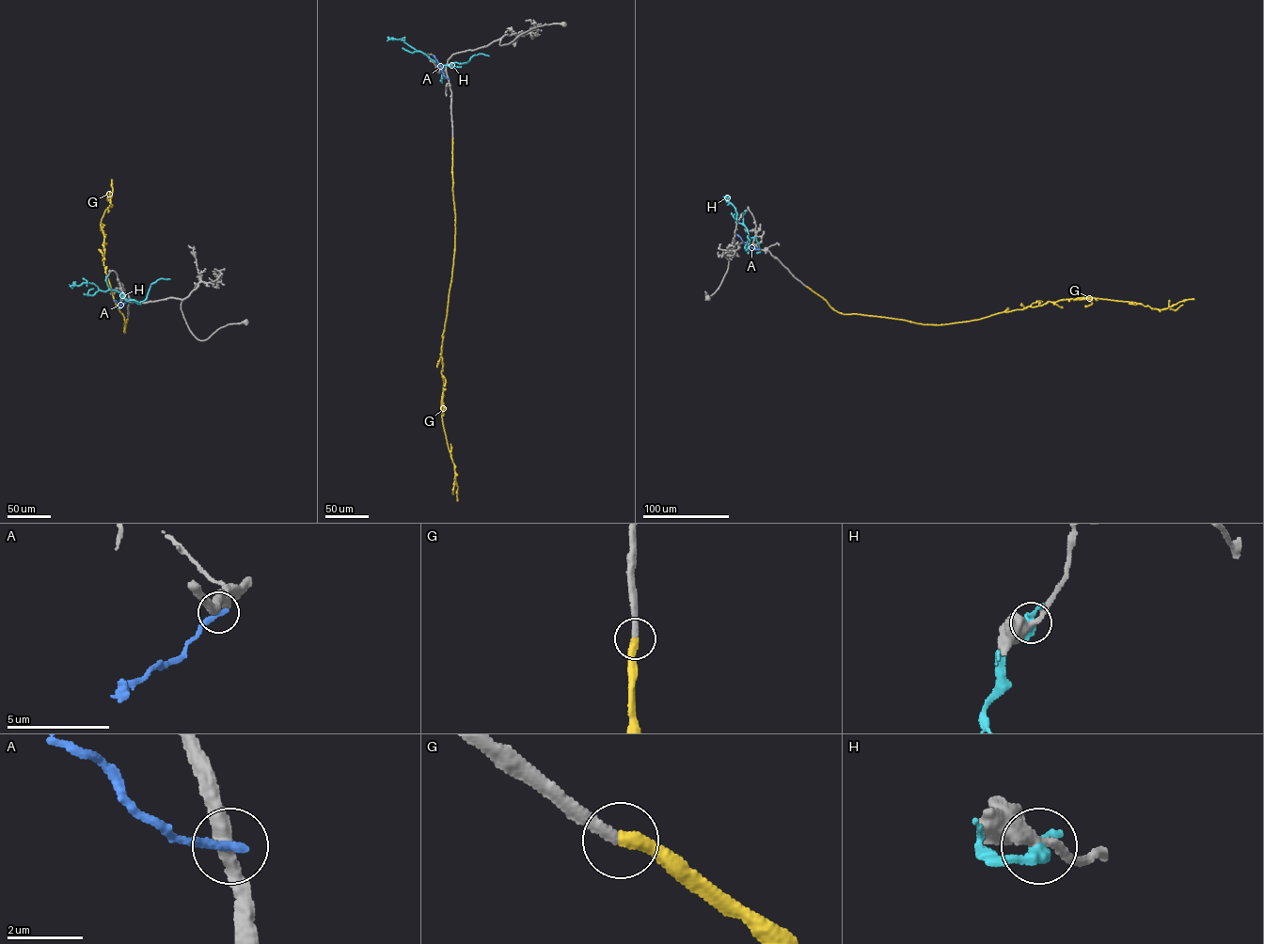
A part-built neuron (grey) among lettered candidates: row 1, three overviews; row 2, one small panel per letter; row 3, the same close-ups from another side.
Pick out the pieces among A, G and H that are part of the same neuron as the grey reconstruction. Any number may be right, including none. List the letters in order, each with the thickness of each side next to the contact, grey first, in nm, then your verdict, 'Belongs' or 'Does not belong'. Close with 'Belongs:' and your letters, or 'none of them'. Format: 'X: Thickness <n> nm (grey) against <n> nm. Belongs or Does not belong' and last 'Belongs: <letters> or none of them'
A: Thickness 400 nm (grey) against 280 nm. Does not belong
G: Thickness 300 nm (grey) against 380 nm. Belongs
H: Thickness 400 nm (grey) against 440 nm. Does not belong
Belongs: G

